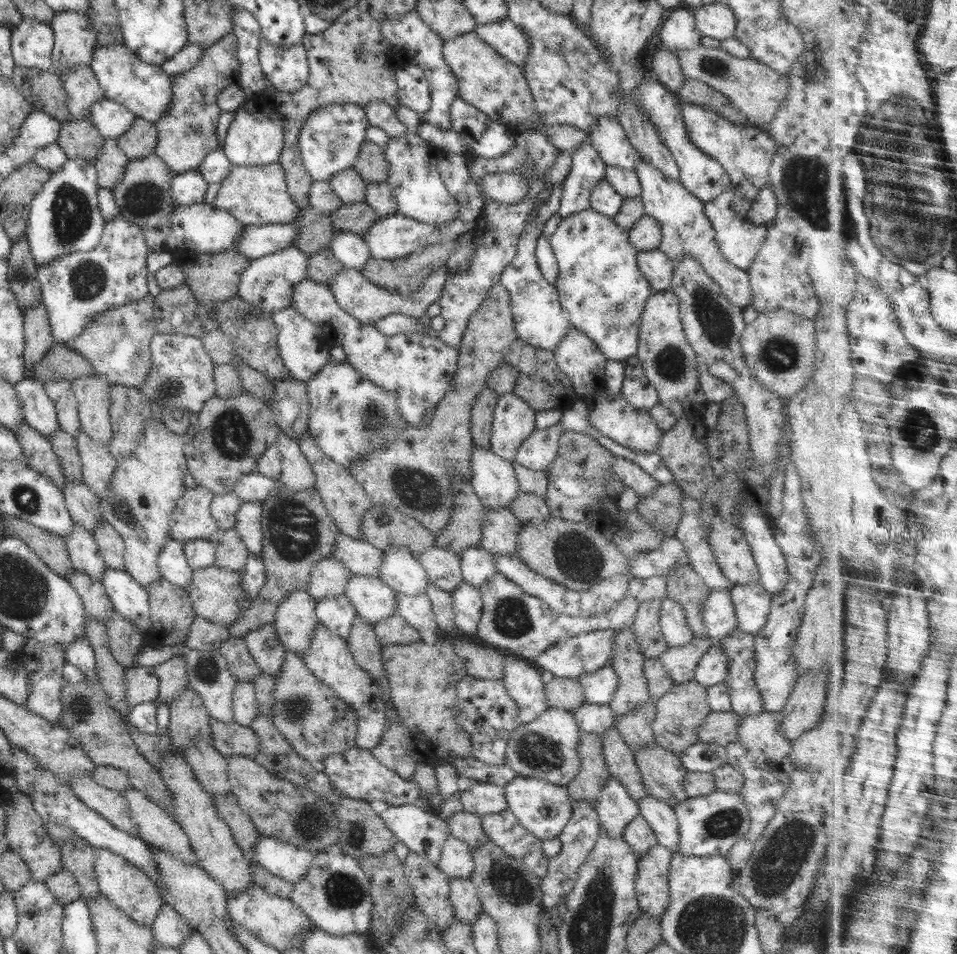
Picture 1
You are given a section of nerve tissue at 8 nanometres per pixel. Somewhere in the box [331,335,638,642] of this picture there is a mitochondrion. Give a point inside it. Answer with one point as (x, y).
(576, 558)

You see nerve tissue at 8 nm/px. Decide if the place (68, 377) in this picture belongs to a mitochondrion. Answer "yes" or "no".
no

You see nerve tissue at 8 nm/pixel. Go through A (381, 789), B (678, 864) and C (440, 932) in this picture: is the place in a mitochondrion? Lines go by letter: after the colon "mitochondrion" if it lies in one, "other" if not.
A: mitochondrion
B: other
C: other

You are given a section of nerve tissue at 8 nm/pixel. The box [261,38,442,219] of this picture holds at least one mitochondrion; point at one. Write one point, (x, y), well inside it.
(342, 140)

